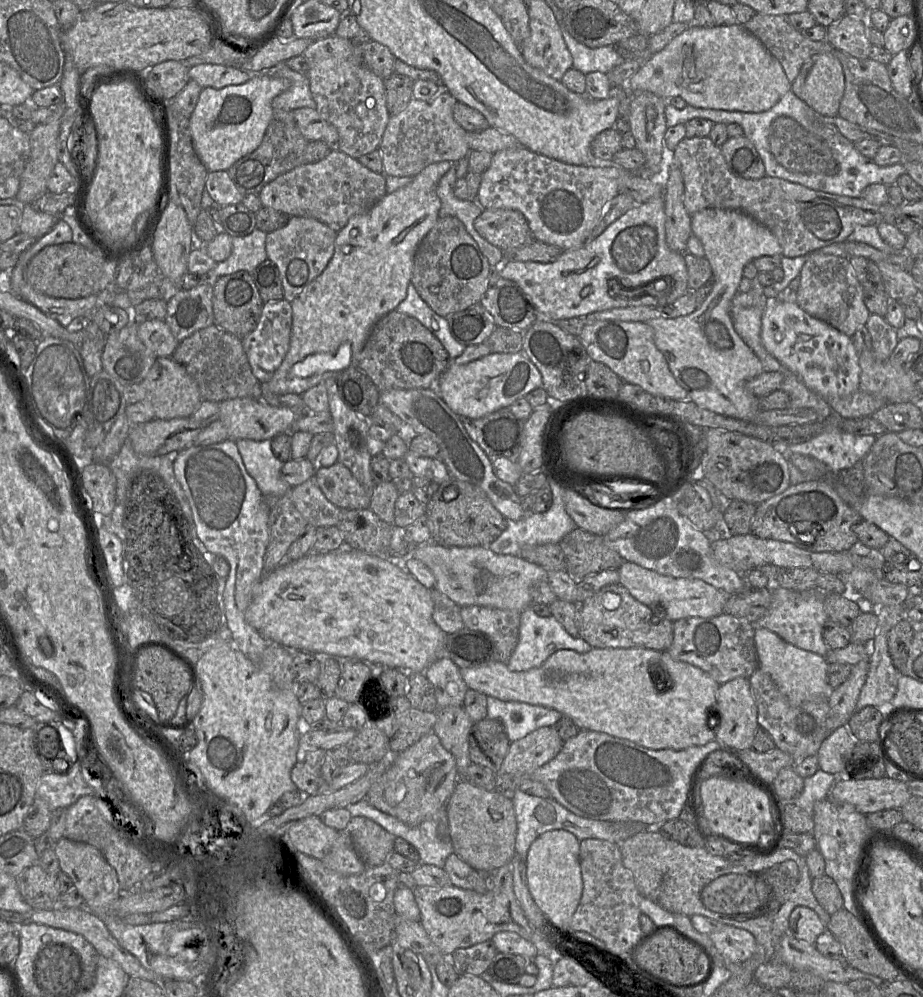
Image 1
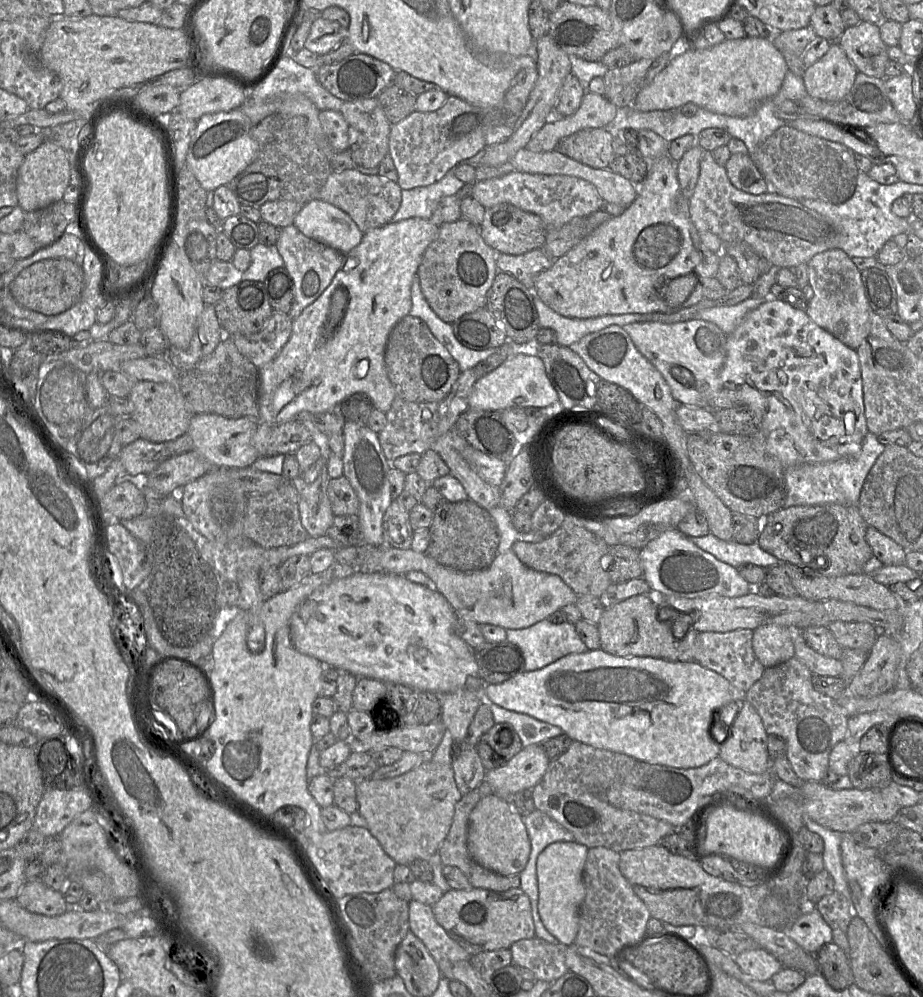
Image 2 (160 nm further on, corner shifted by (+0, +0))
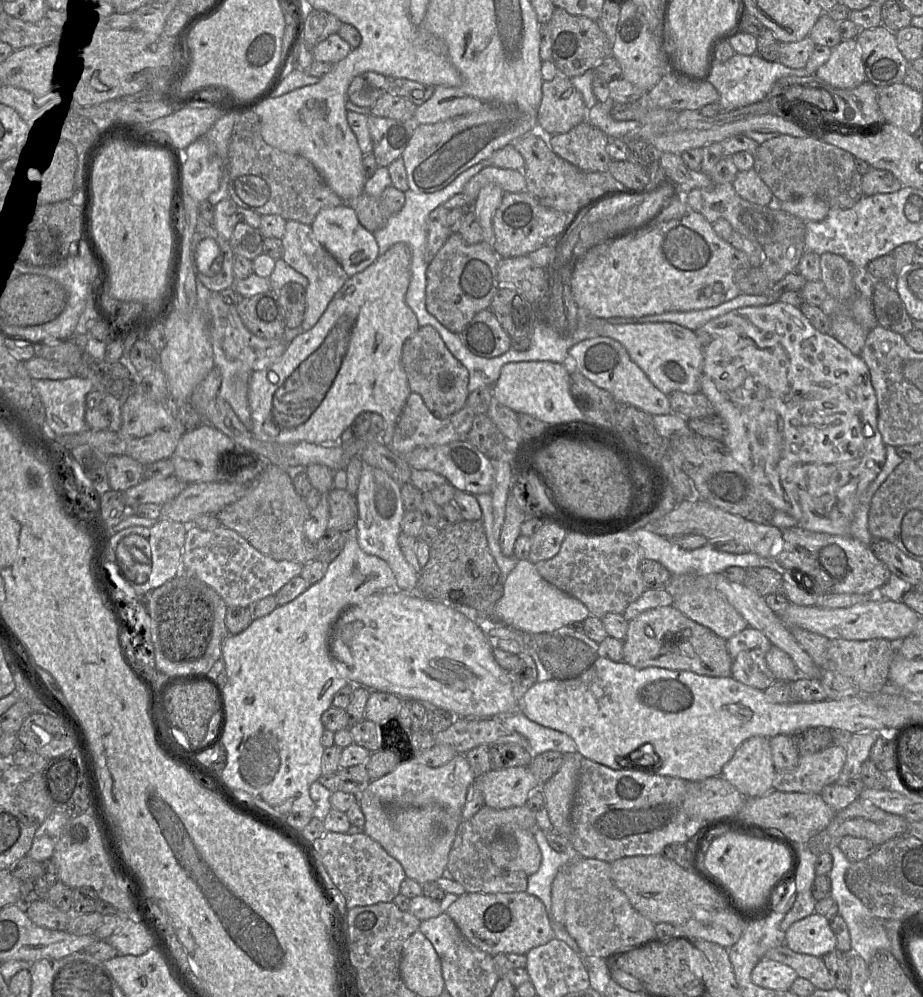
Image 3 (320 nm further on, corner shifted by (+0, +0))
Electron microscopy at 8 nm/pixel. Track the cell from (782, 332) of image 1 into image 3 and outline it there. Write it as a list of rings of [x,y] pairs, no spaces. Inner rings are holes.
[[[776,301],[766,305],[748,306],[720,315],[694,331],[701,344],[704,362],[700,392],[712,404],[715,414],[726,425],[723,443],[733,457],[744,467],[755,491],[775,510],[782,510],[797,520],[805,530],[838,536],[851,536],[851,524],[862,496],[881,472],[886,459],[886,445],[877,427],[877,398],[870,372],[860,356],[853,355],[832,334],[817,330],[800,308]]]

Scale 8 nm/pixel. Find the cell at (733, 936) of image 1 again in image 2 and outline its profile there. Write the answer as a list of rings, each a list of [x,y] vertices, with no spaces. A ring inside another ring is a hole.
[[[761,947],[744,951],[734,960],[743,972],[759,981],[770,981],[783,968],[776,957]]]

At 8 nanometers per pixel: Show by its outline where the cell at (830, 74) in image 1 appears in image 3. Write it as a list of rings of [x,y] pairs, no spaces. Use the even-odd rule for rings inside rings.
[[[856,39],[842,40],[832,48],[829,59],[815,76],[838,89],[852,89],[867,80],[861,50]]]

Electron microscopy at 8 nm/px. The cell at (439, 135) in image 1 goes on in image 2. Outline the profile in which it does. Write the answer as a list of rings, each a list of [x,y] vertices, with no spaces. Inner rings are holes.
[[[529,66],[521,69],[512,80],[511,86],[505,93],[503,101],[495,108],[477,107],[458,97],[448,96],[444,105],[438,110],[433,112],[418,112],[415,110],[402,121],[391,125],[388,154],[395,164],[398,173],[397,184],[400,188],[402,190],[410,190],[416,187],[431,185],[442,179],[457,164],[474,157],[484,150],[486,147],[485,133],[489,128],[506,126],[514,129],[522,116],[537,78],[537,66]]]

